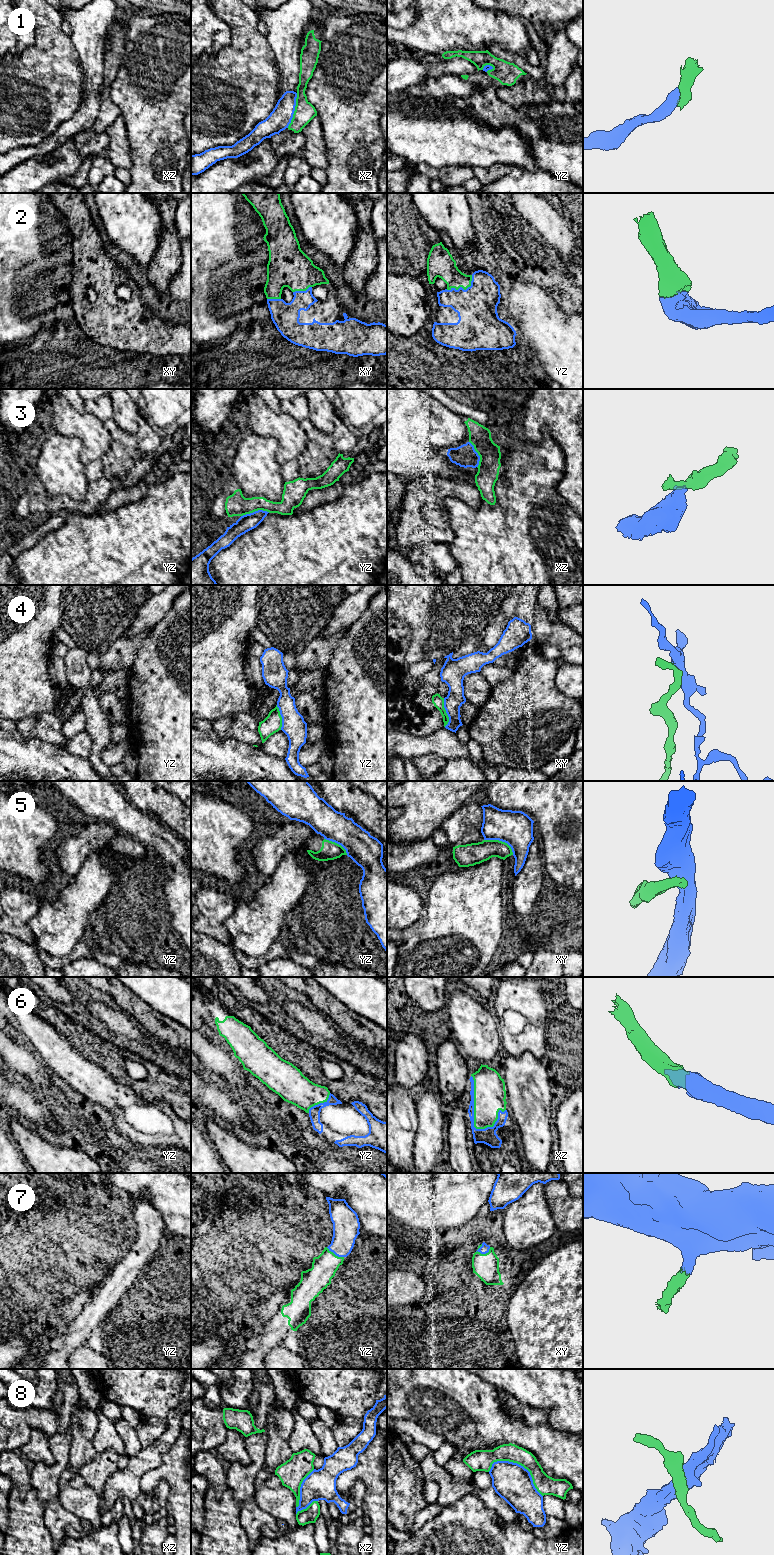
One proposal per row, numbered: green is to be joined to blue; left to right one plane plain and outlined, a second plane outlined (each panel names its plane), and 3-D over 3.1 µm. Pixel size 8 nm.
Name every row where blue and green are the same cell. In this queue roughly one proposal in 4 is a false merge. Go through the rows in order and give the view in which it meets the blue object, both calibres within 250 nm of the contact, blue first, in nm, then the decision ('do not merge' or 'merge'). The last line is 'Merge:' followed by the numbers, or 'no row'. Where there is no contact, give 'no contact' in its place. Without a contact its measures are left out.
1: xz | 180/160 nm | do not merge
2: yz | 320/200 nm | merge
3: yz | 140/180 nm | do not merge
4: xy | 140/90 nm | do not merge
5: xy | 280/180 nm | do not merge
6: xz | 140/260 nm | merge
7: xy | 70/200 nm | merge
8: yz | 300/160 nm | do not merge
Merge: 2, 6, 7

